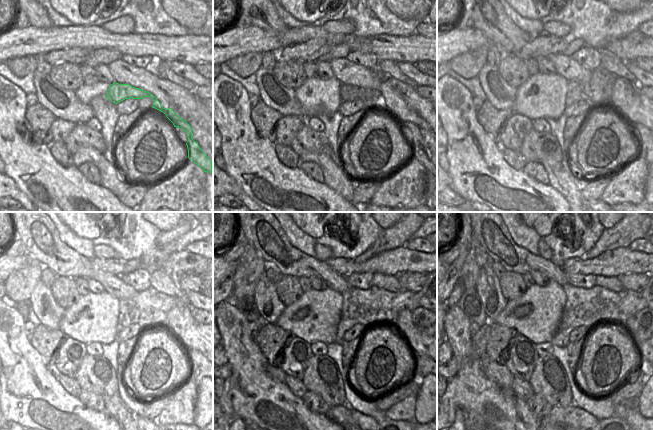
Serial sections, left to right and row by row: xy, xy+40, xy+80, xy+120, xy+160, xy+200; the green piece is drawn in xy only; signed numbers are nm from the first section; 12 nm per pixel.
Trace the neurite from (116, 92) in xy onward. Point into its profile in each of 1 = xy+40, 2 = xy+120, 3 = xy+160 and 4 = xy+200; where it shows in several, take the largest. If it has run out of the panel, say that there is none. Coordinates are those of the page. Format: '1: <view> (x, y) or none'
1: xy+40 (416, 140)
2: xy+120 (192, 353)
3: xy+160 (416, 356)
4: xy+200 (640, 367)

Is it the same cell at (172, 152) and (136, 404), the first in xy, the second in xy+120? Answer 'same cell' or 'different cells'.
different cells

